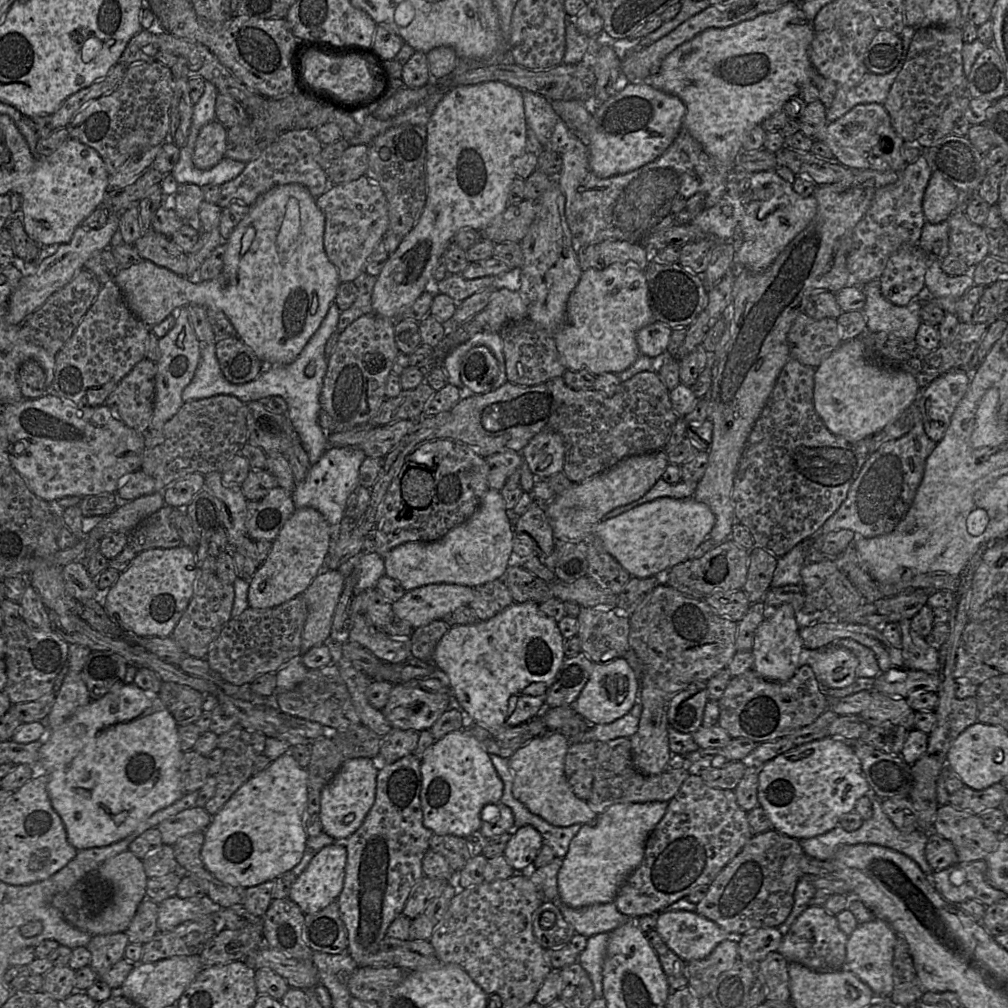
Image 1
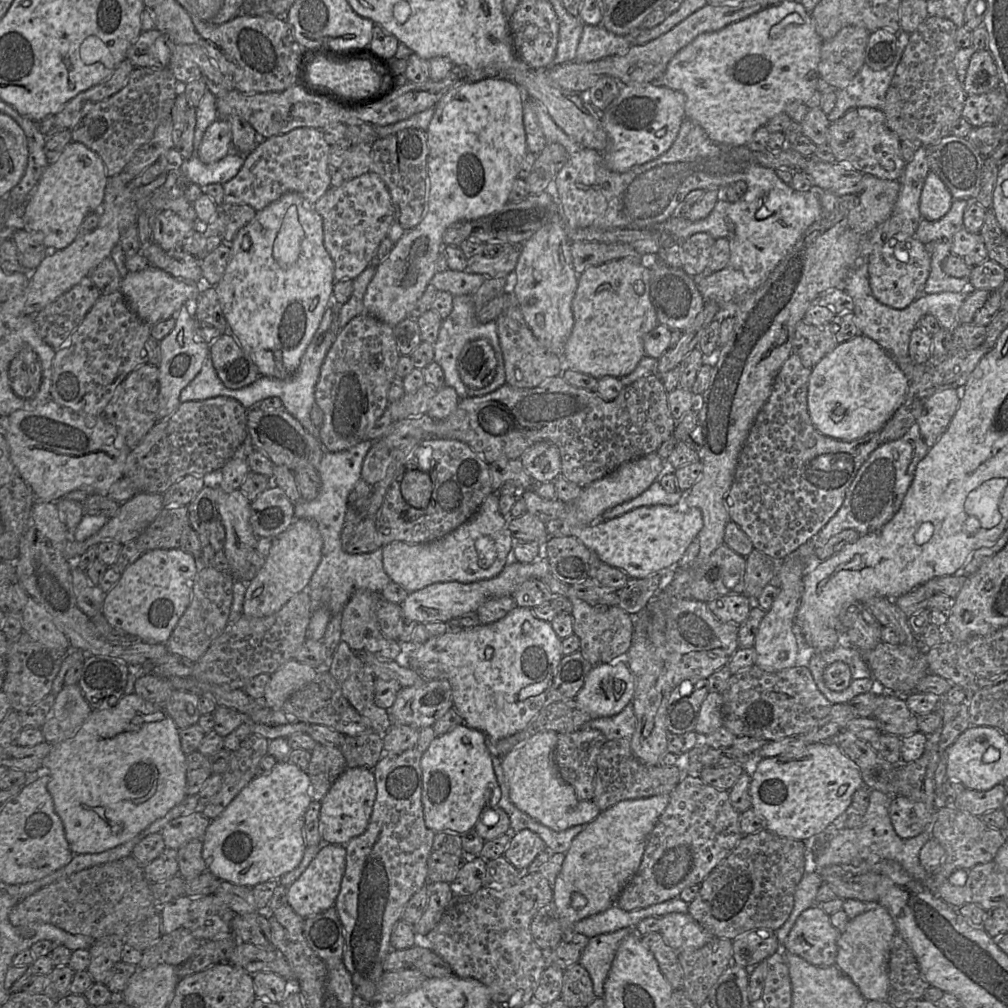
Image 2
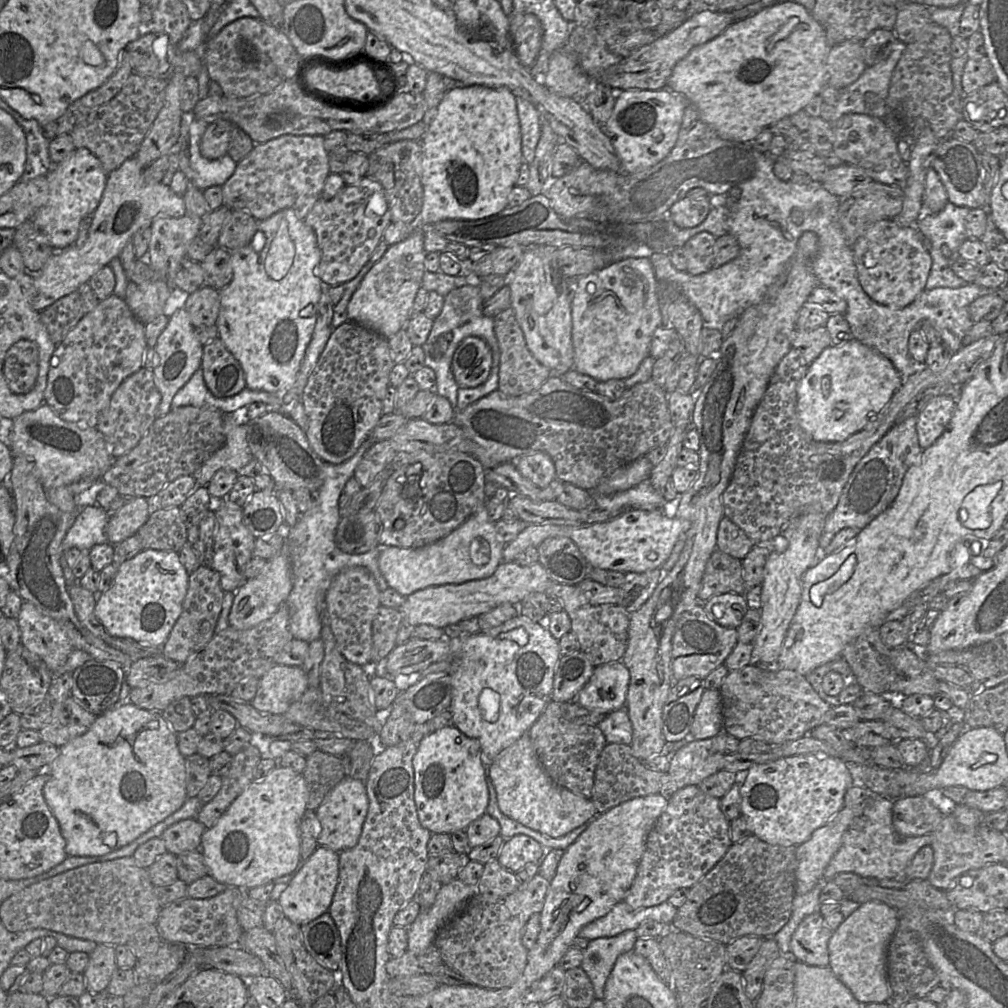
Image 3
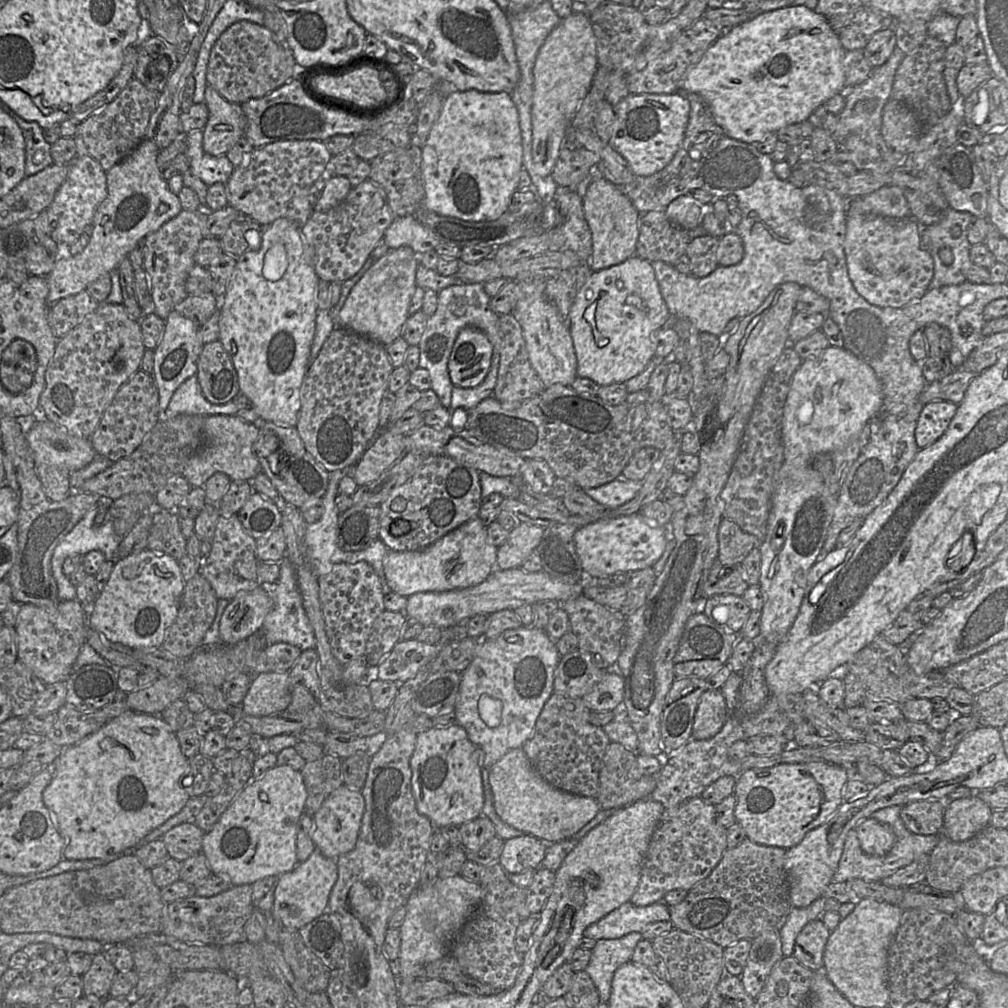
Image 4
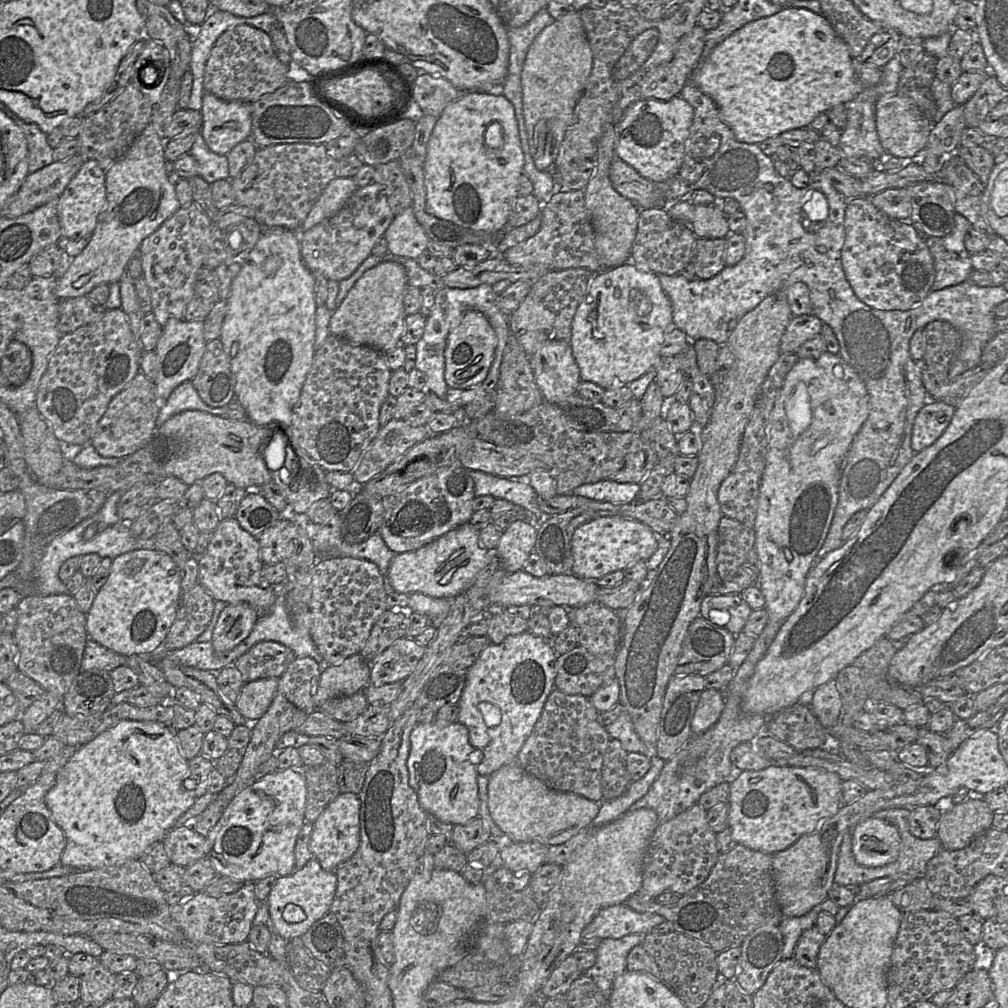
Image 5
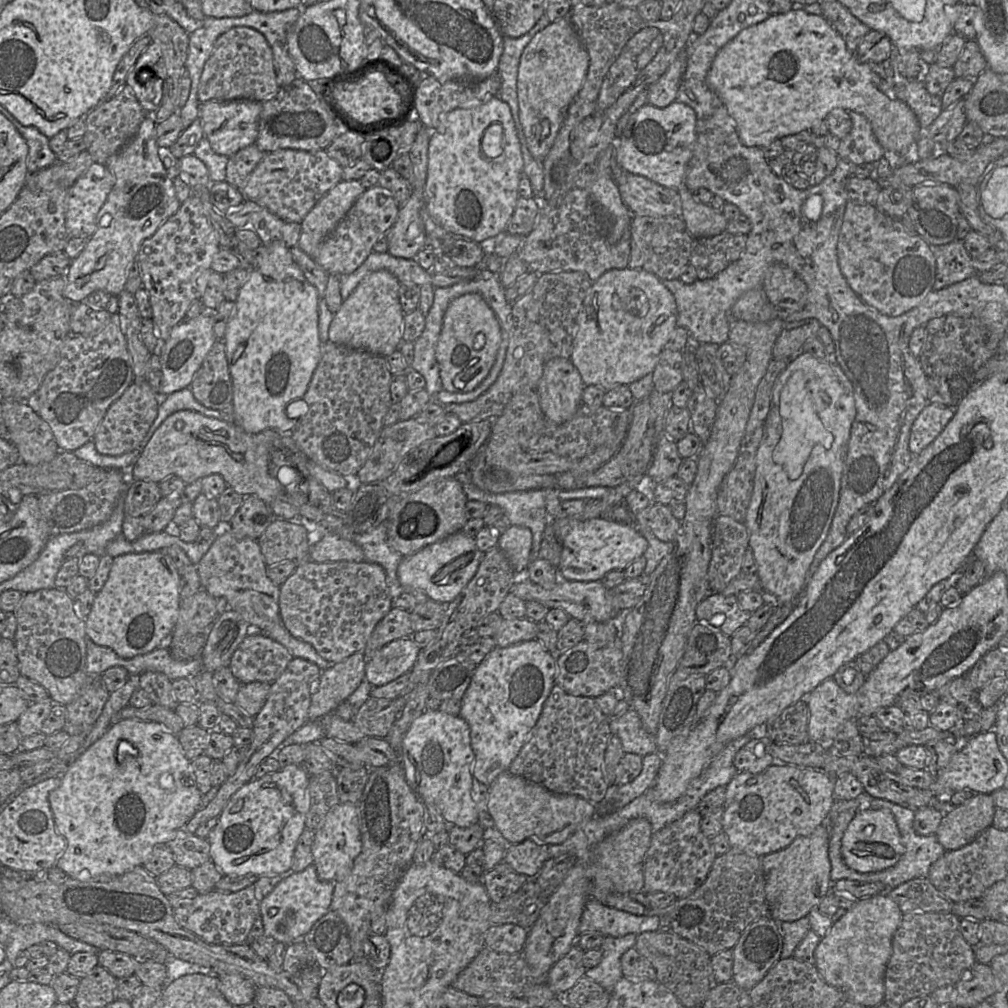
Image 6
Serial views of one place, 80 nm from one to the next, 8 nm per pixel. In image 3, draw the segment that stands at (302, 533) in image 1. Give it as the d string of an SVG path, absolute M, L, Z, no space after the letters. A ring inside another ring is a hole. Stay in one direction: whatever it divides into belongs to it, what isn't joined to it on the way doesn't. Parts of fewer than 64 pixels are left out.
M279 553L267 560L261 573L246 580L235 592L228 616L229 627L245 630L273 616L279 606L286 602L292 589L291 562L287 555Z

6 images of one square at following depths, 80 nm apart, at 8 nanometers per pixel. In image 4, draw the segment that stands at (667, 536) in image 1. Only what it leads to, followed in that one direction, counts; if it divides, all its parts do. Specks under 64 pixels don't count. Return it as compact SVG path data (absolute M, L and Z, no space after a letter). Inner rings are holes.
M634 513L579 527L573 539L586 577L597 579L652 567L665 550L668 528L650 525L643 516ZM518 523L512 530L507 540L498 547L496 569L507 570L521 567L530 553L537 550L545 528Z

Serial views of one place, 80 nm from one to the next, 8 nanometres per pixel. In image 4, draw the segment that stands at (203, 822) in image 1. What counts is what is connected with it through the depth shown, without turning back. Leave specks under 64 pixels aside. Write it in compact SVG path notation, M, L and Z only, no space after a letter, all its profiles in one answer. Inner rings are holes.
M187 821L167 831L162 839L168 855L182 862L202 852L204 834L205 832L194 821Z

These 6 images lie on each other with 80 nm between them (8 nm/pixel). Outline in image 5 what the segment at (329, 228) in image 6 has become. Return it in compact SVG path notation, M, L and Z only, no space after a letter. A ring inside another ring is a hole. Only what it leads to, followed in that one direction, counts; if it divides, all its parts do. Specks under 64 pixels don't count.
M336 177L331 180L312 206L299 231L306 231L335 215L357 188L353 178Z

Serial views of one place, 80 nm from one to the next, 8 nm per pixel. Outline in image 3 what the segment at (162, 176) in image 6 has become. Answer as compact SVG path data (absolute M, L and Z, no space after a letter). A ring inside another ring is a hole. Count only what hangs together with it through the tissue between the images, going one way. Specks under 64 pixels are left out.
M135 156L108 173L106 186L98 207L92 214L92 225L81 247L71 245L59 255L51 255L40 272L34 274L35 295L31 306L41 312L58 299L74 292L103 266L119 256L126 243L143 228L151 227L157 216L180 218L186 214L181 195L162 182L148 184L143 179L144 168Z

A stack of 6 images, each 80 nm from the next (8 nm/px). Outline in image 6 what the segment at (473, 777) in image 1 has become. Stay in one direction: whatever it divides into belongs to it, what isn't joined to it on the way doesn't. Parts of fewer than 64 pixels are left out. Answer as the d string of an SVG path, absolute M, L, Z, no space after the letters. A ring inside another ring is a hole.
M440 709L424 711L415 719L400 748L407 783L422 802L437 808L449 826L470 827L478 823L477 807L472 799L474 759L469 724L460 715L452 716Z

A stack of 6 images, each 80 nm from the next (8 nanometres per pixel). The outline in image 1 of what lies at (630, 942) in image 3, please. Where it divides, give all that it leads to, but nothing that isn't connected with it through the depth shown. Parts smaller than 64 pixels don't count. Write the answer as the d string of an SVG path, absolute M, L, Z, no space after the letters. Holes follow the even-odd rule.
M603 932L587 939L586 948L579 954L578 962L588 973L595 998L603 996L603 966L606 957L609 932Z

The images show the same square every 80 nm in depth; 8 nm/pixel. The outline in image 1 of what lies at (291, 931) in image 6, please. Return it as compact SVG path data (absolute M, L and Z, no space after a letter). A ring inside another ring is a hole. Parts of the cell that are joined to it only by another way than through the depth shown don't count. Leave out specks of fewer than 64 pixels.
M343 844L323 847L296 878L291 886L289 898L298 904L304 914L316 913L336 901L343 889L346 861L347 850Z

